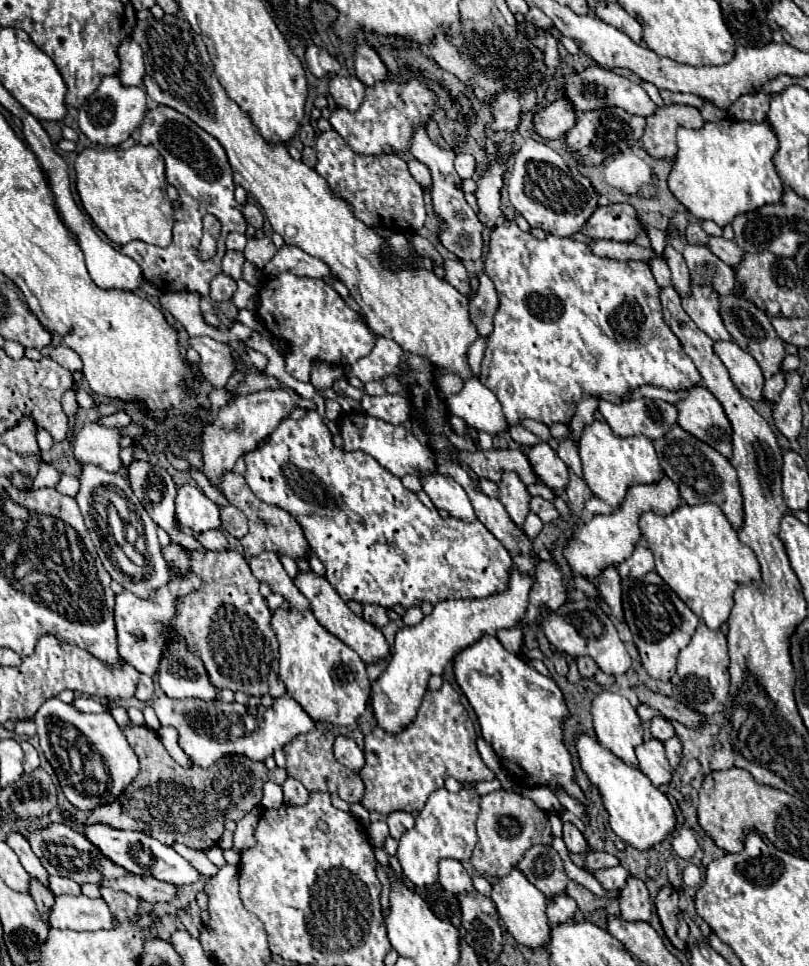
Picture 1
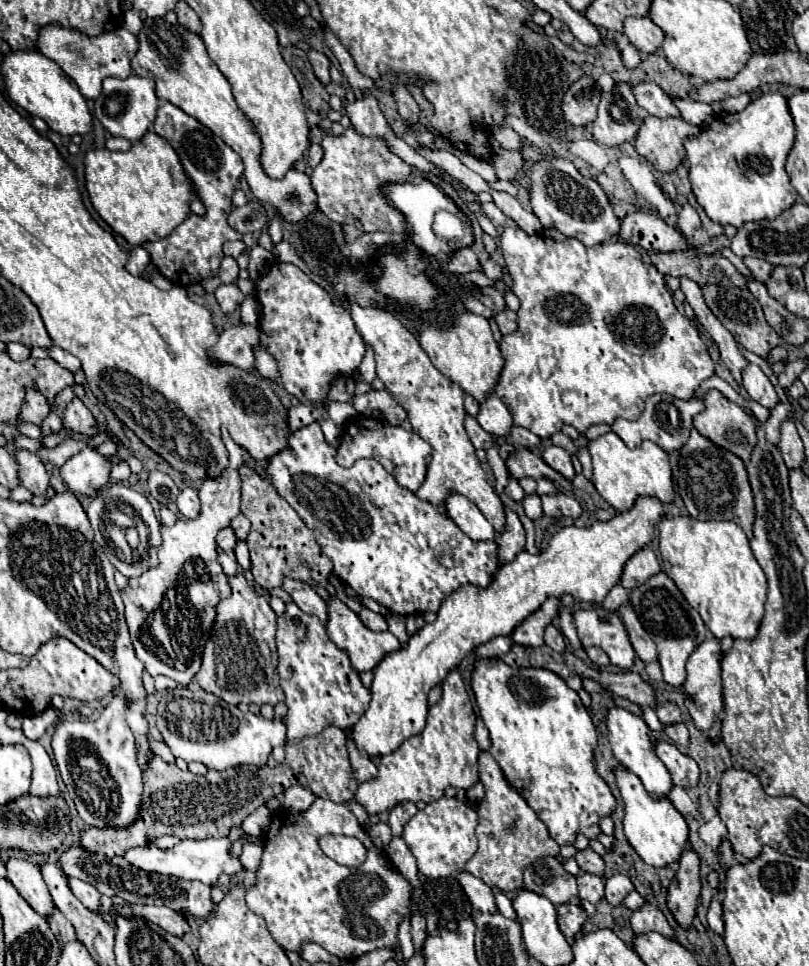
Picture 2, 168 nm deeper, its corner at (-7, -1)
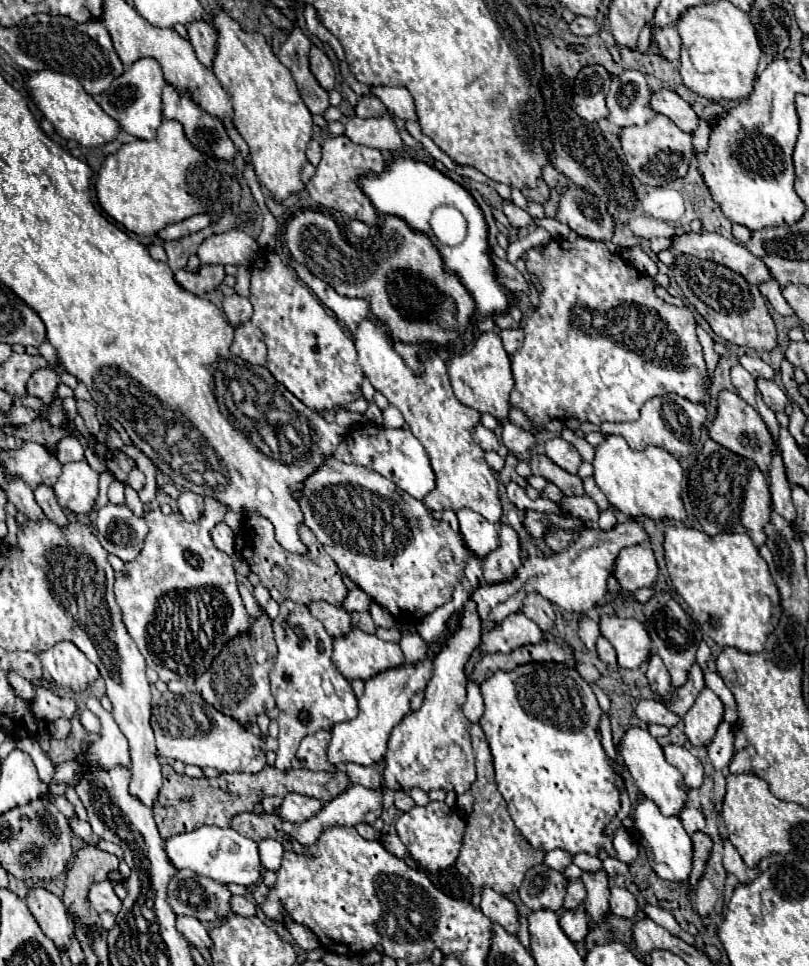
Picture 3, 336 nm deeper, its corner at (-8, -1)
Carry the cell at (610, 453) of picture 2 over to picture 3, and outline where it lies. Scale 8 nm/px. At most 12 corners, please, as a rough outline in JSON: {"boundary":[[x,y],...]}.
{"boundary":[[621,436],[595,450],[595,482],[629,518],[685,520],[683,468]]}

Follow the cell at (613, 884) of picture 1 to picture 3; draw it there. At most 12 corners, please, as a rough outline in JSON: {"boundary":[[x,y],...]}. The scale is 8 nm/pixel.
{"boundary":[[611,888],[611,914],[633,918],[639,906],[625,888]]}

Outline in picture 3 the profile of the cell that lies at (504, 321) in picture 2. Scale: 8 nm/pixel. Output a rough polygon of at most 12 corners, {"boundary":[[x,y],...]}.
{"boundary":[[501,330],[503,348],[509,356],[523,344],[523,330]]}

